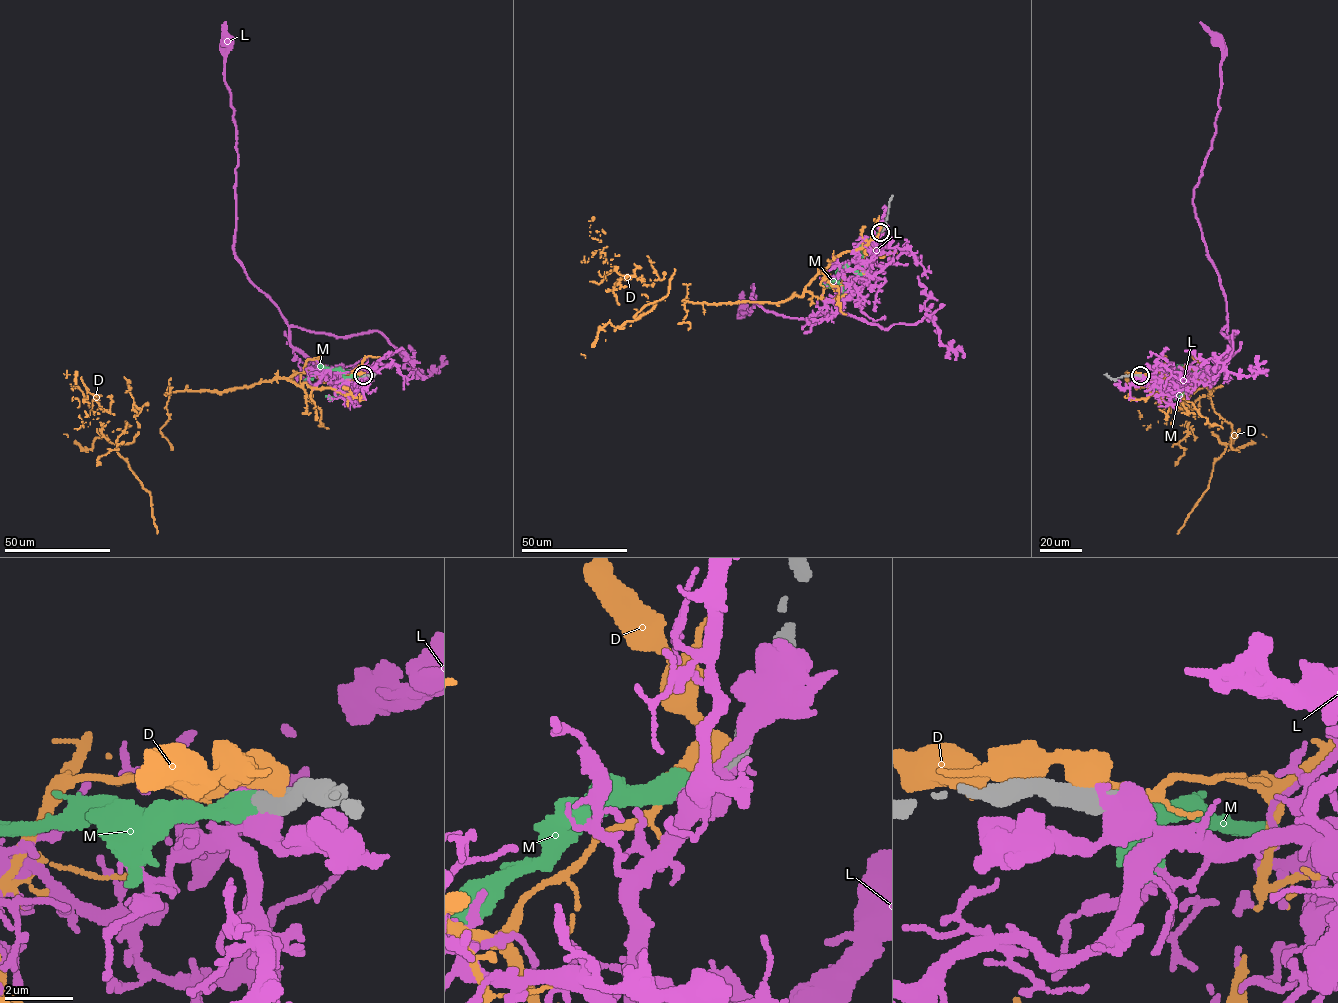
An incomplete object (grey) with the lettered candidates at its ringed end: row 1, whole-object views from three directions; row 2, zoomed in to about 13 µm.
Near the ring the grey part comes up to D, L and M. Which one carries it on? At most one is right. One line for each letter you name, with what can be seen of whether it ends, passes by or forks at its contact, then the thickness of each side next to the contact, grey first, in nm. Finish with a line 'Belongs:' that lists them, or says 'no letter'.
M: It ends there. Thickness 400 nm (grey) against 380 nm
Belongs: M

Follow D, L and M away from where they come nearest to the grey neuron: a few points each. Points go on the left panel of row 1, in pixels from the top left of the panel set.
D: (365, 375), (349, 394), (275, 377), (169, 387), (143, 405), (116, 450), (157, 534)
L: (364, 375), (346, 384), (297, 351), (278, 307), (235, 254), (238, 150), (225, 40)
M: (363, 375), (346, 377), (340, 370), (320, 367), (326, 370), (323, 373)

